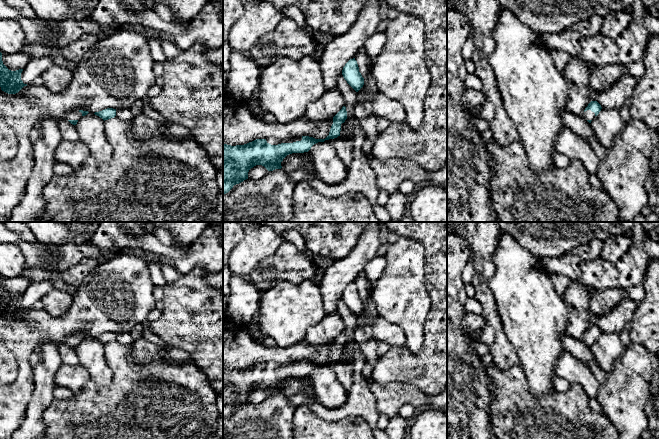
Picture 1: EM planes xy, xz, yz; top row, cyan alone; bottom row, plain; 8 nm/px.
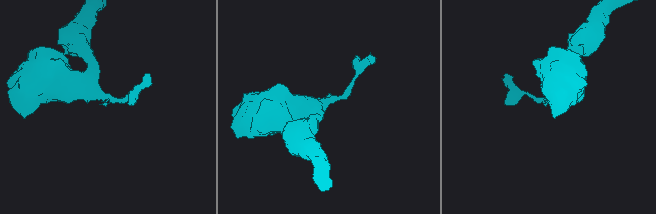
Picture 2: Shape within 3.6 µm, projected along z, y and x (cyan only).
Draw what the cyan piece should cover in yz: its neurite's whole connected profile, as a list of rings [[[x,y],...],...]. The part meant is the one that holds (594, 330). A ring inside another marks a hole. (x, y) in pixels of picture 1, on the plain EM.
[[[591,325],[588,330],[585,332],[584,337],[582,340],[589,346],[591,345],[599,338],[602,331],[597,325]]]

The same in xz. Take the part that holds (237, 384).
[[[343,330],[333,341],[329,359],[325,363],[302,360],[279,364],[270,361],[256,363],[244,369],[223,368],[223,418],[248,403],[249,394],[256,389],[262,389],[268,395],[281,393],[281,386],[287,379],[308,376],[318,366],[337,362],[340,360],[341,348],[346,343],[347,335]]]

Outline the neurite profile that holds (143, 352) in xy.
[[[142,338],[135,339],[131,346],[131,359],[136,364],[166,363],[178,365],[180,362],[169,357],[164,350]]]

